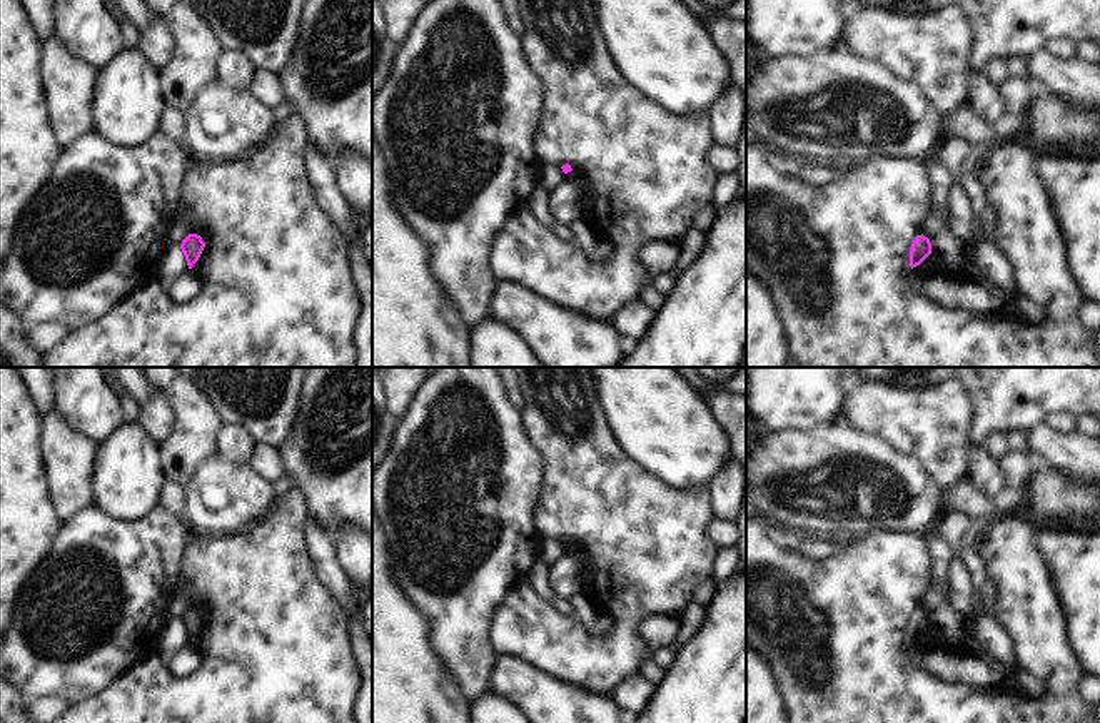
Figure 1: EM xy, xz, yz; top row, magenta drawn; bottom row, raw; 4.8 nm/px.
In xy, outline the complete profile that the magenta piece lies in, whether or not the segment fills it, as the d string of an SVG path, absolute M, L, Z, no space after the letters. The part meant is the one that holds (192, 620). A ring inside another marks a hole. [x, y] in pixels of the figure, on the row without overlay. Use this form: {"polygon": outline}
{"polygon": "M189 608L182 614L180 623L182 623L184 629L185 629L189 643L192 643L192 640L199 635L204 621L205 621L205 616L197 608Z"}

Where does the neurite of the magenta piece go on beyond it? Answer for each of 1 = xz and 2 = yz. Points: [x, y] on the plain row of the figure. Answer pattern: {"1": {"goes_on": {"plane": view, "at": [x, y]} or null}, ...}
{"1": {"goes_on": null}, "2": {"goes_on": null}}

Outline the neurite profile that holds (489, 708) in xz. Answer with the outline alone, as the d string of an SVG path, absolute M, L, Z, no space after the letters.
M492 691L469 703L469 723L527 723L522 711Z

